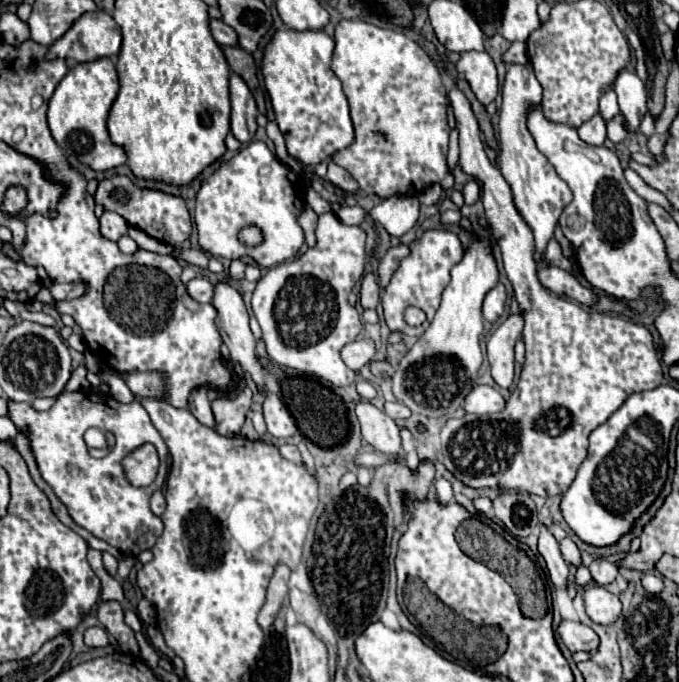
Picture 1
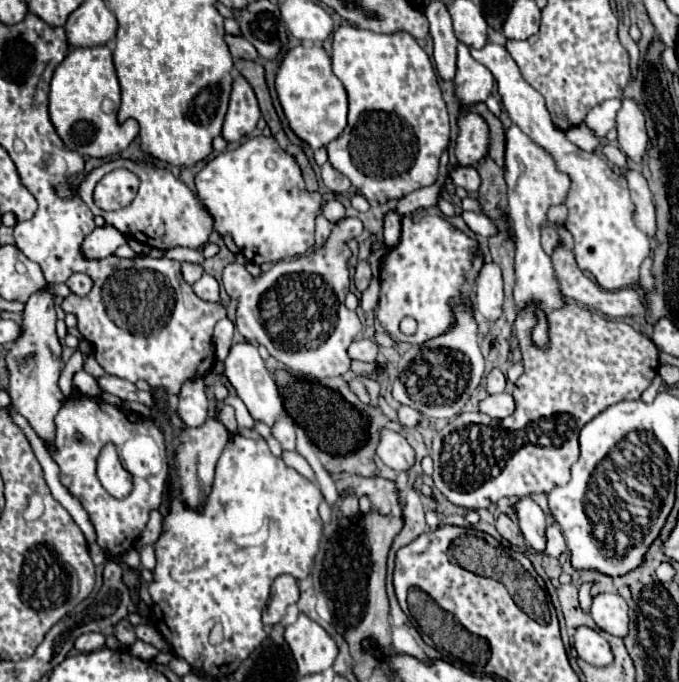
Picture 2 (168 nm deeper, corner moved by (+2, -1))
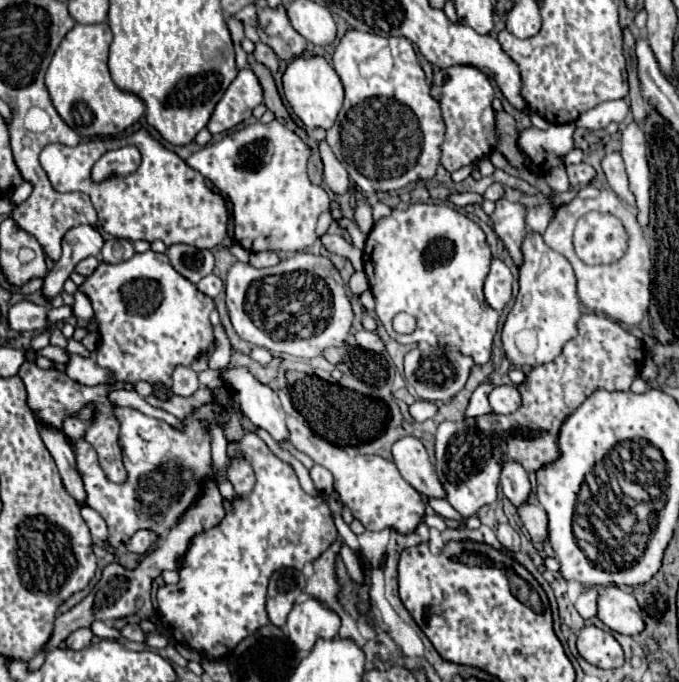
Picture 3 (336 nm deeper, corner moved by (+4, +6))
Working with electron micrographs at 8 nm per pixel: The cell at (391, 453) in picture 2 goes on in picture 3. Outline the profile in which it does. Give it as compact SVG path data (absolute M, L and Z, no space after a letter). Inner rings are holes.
M405 436L393 444L393 462L401 476L425 498L445 498L445 488L439 482L425 446L413 436Z

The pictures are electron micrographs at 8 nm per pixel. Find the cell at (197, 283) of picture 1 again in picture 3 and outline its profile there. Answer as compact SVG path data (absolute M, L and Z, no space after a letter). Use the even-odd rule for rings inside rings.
M209 274L209 276L205 276L205 280L201 280L201 282L197 284L197 288L199 288L203 294L215 298L215 296L223 290L223 282L221 282L221 278L217 278L215 274Z

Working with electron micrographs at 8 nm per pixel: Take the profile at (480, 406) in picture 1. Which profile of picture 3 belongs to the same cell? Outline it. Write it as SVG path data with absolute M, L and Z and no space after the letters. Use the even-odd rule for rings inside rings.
M495 386L489 394L495 414L511 414L521 406L521 394L515 386Z

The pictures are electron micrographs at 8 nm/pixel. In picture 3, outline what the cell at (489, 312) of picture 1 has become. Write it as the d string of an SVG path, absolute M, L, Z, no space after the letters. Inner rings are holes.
M493 258L491 272L485 280L485 298L487 298L487 302L497 312L501 312L505 308L505 304L511 300L511 290L513 290L511 270L499 258Z

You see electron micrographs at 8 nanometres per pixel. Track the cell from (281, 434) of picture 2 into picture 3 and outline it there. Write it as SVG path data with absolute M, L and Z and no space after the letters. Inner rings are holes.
M289 416L287 418L289 426L289 442L299 450L305 452L315 460L315 464L325 466L333 478L335 478L335 492L339 494L341 504L345 504L351 514L367 528L367 530L383 530L383 528L393 528L399 534L411 534L423 520L425 514L425 500L421 494L403 480L399 474L397 466L391 460L385 460L381 456L369 456L369 454L357 454L349 456L343 448L337 448L329 444L327 440L321 440L321 436L313 434L313 430Z

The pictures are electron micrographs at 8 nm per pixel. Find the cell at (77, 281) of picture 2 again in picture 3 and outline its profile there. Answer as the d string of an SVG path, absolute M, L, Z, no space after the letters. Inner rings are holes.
M89 256L89 258L85 258L85 260L81 260L81 262L77 264L75 272L83 274L83 276L91 276L91 274L95 272L95 268L97 268L97 266L99 266L99 260L97 260L95 256Z

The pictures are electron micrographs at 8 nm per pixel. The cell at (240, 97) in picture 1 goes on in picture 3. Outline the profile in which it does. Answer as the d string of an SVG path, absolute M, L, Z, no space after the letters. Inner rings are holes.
M251 68L239 70L237 78L229 84L225 94L217 102L211 120L207 124L207 130L211 134L227 132L229 128L249 118L253 108L259 106L261 102L263 102L263 90L253 70Z

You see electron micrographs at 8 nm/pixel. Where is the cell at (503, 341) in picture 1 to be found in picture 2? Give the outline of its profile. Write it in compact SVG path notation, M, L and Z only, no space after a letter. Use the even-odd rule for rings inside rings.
M499 367L491 369L491 373L487 375L487 391L489 393L503 393L505 391L505 381L507 381L507 377L501 373Z

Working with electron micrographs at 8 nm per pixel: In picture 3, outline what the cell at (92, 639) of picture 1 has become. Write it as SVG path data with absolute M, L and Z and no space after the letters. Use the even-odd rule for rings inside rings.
M79 628L79 630L75 630L75 632L71 632L67 636L65 644L71 650L83 650L83 648L87 648L91 644L91 640L93 640L93 632L89 628Z

